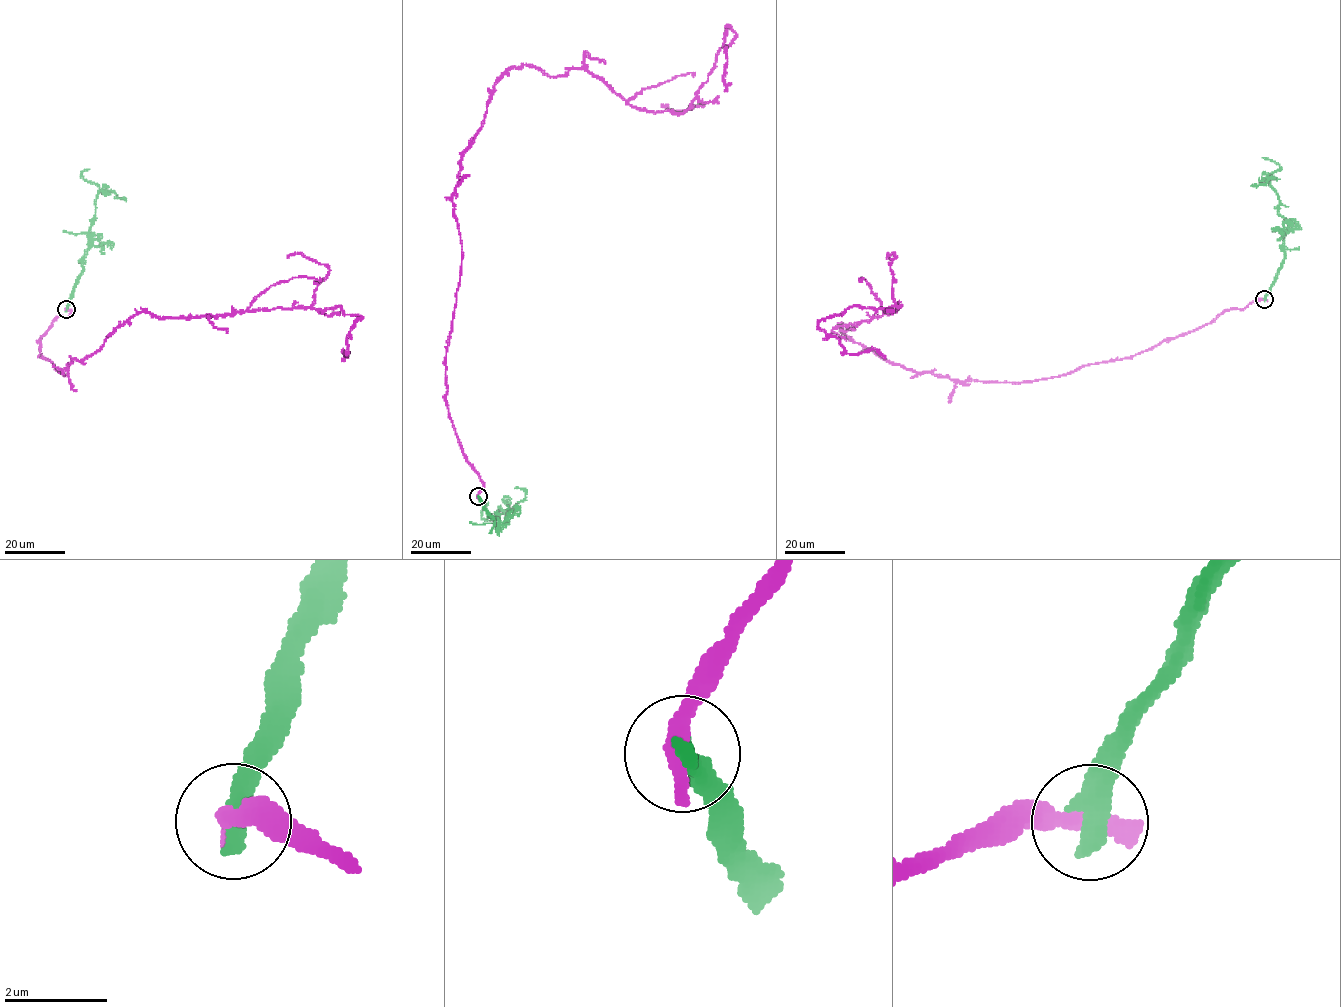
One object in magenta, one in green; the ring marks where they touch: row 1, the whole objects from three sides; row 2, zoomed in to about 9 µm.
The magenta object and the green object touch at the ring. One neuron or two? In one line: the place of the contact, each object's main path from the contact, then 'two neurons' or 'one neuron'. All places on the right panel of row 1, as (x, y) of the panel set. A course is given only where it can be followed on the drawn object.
place (1264, 299); course magenta (1265, 299), (1013, 383), (919, 373), (840, 326), (900, 307), (818, 323), (848, 353), (885, 359); course green (1265, 299), (1284, 257), (1287, 221), (1277, 211), (1278, 196), (1270, 183), (1276, 178), (1252, 184); two neurons

